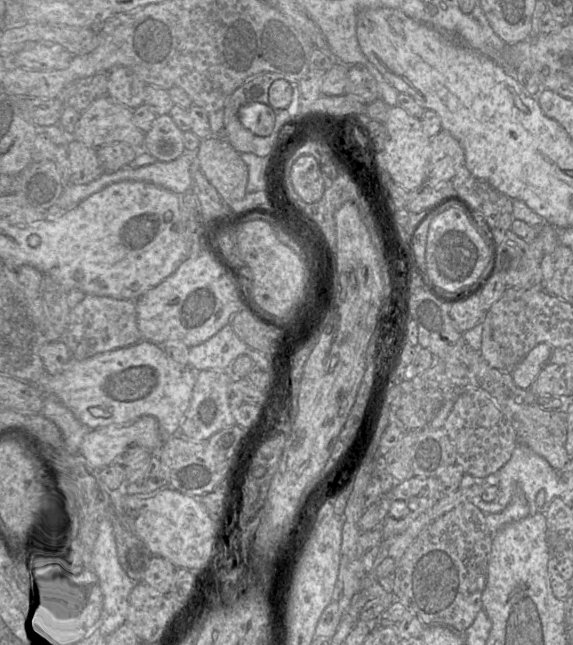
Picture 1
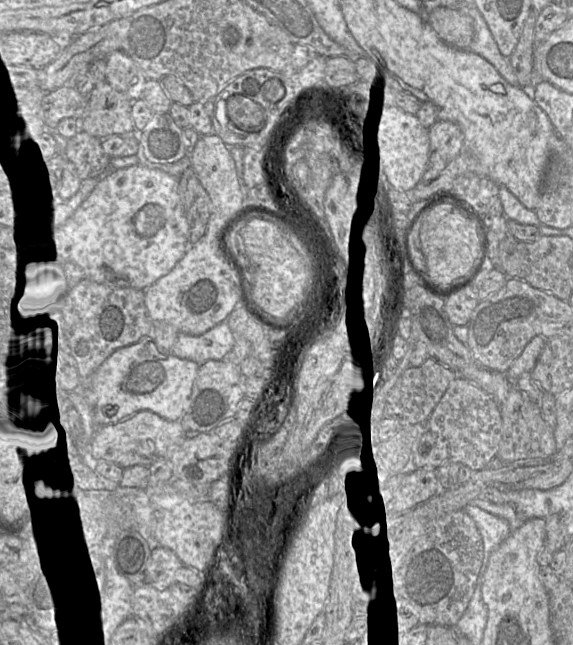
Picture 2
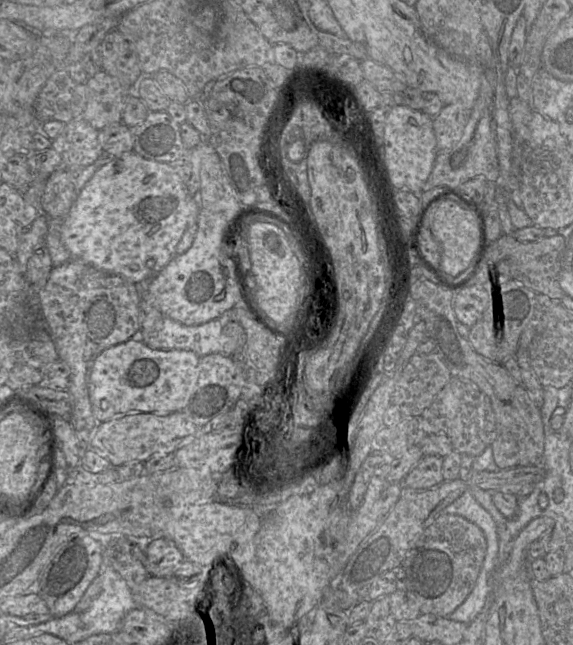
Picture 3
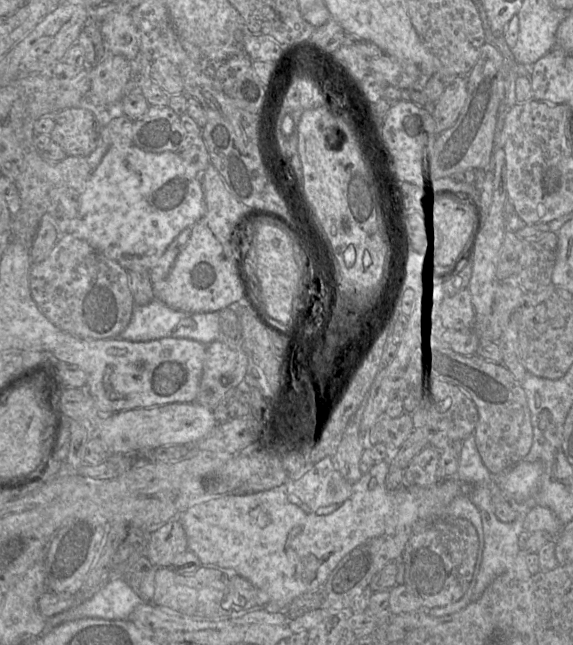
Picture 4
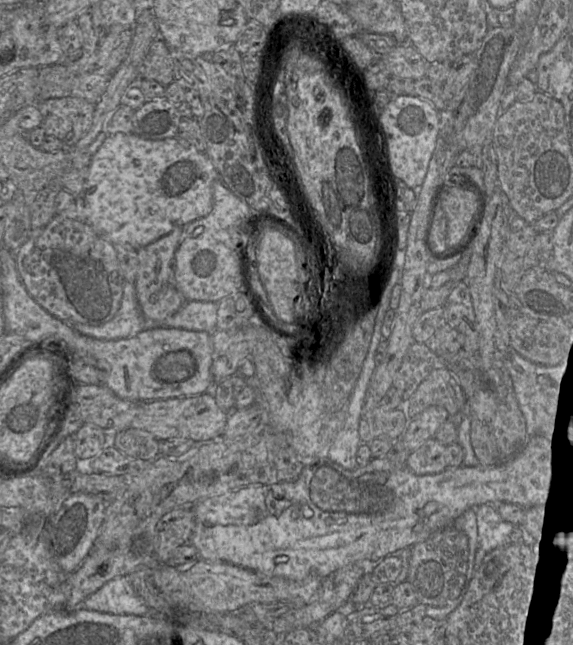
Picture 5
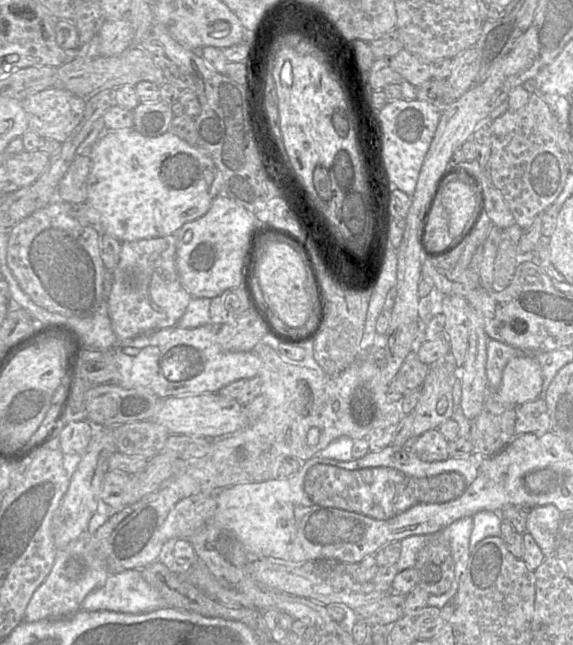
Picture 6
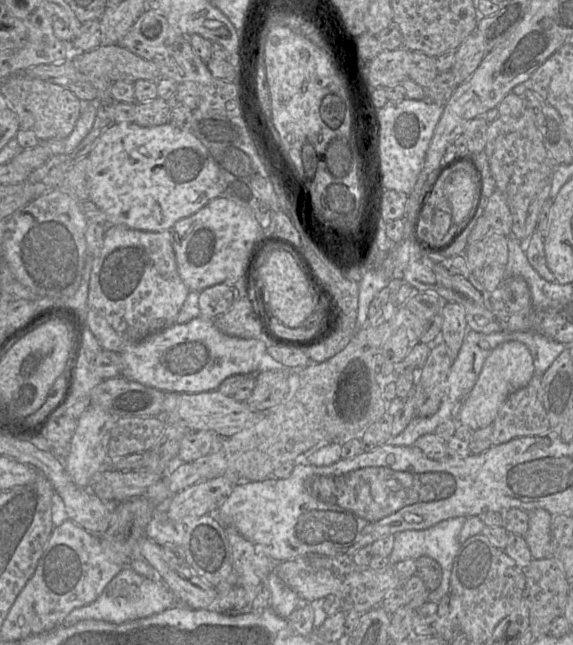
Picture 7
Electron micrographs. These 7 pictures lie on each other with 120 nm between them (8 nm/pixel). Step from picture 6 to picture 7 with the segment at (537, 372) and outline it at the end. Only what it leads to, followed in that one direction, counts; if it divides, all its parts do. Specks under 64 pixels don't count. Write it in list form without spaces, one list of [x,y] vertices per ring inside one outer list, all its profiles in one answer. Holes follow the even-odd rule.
[[[507,341],[495,347],[485,359],[476,382],[457,408],[456,421],[471,431],[492,425],[506,398],[525,387],[535,375],[533,358],[519,341]]]

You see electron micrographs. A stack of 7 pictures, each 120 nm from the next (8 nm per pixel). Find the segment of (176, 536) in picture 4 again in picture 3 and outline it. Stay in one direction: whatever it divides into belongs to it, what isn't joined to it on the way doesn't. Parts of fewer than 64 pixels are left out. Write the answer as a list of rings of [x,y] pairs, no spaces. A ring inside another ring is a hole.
[[[156,538],[146,547],[146,568],[151,576],[172,577],[184,561],[178,546],[168,538]]]

